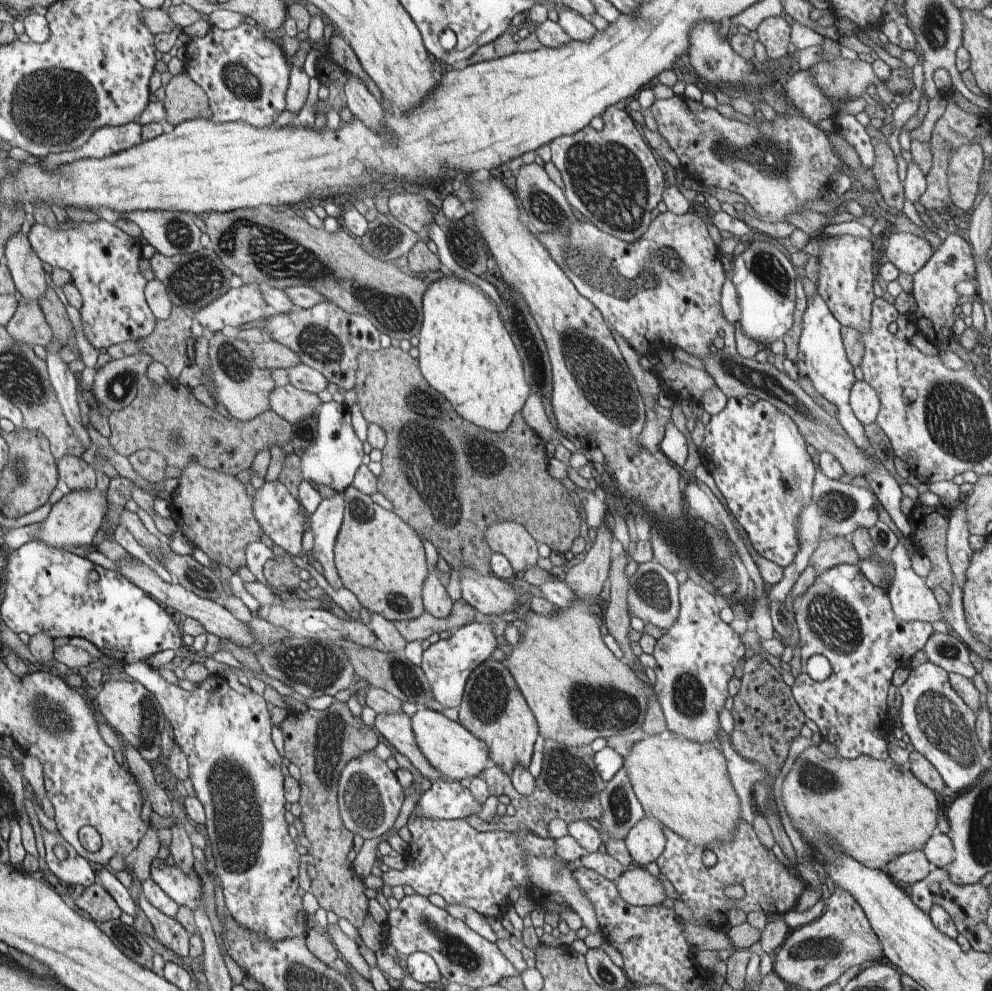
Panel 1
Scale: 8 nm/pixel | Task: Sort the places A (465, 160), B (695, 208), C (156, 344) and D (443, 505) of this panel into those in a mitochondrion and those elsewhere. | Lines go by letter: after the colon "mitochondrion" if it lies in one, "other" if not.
A: other
B: other
C: other
D: mitochondrion

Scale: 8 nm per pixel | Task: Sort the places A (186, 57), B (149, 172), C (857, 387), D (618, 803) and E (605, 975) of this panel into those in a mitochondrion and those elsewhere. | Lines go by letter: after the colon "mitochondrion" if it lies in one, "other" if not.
A: other
B: other
C: other
D: mitochondrion
E: mitochondrion

